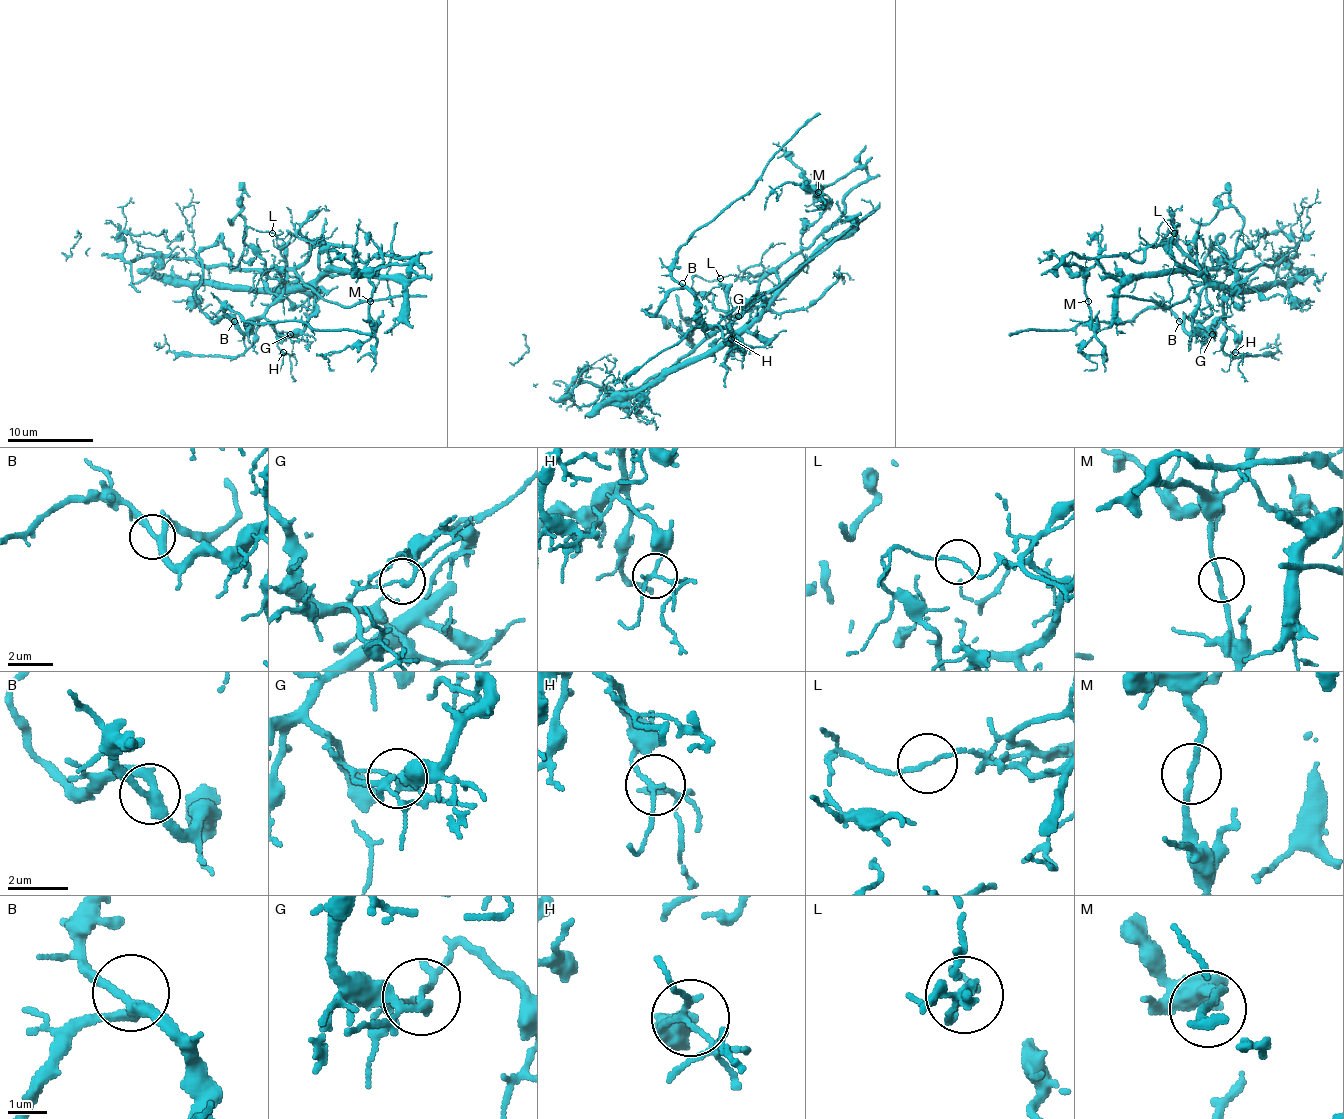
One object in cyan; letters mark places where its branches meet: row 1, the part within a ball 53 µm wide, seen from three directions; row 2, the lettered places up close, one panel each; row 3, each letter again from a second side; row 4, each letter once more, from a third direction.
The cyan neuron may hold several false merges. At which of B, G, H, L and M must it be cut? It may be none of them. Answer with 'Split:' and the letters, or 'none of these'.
Split: G, L

